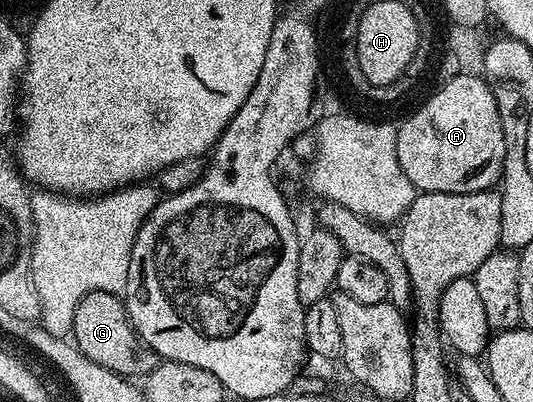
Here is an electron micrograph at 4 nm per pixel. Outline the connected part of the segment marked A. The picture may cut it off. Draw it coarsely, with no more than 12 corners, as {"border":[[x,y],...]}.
{"border":[[458,74],[405,117],[417,191],[493,189],[502,124],[488,83]]}

